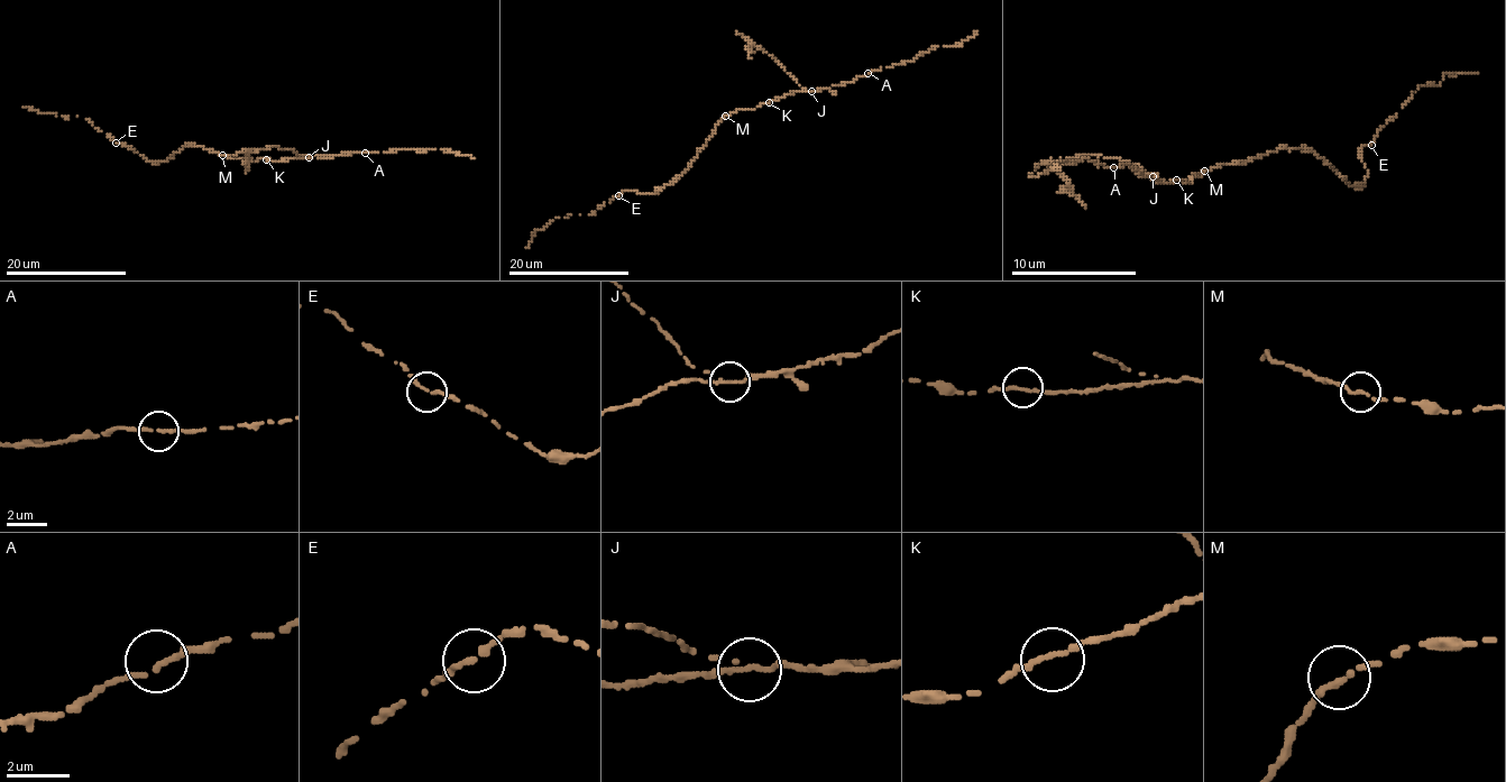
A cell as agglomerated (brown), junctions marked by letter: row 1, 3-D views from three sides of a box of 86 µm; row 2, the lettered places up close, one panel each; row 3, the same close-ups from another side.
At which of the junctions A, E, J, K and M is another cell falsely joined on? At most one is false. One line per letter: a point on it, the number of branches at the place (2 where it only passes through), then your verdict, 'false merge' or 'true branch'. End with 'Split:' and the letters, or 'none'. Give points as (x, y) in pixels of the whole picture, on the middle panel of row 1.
A: at (868, 73); 2 branches meet; true branch
E: at (618, 195); 2 branches meet; true branch
J: at (811, 91); 2 branches meet; false merge
K: at (769, 102); 2 branches meet; true branch
M: at (725, 116); 2 branches meet; true branch
Split: J

